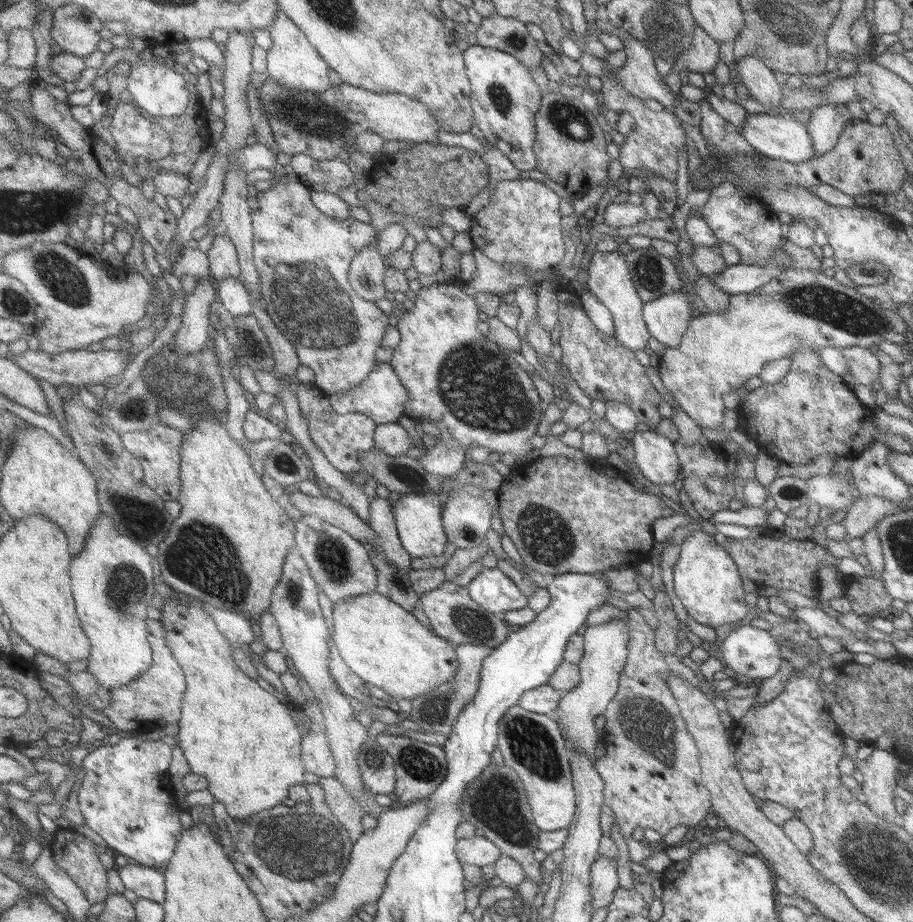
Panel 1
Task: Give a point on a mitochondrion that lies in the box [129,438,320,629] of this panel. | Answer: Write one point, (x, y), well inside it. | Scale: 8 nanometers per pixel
(220, 573)

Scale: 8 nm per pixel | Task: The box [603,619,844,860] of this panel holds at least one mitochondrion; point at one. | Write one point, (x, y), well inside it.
(640, 724)

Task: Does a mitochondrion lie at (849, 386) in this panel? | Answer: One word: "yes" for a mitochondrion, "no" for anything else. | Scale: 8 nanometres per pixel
no

